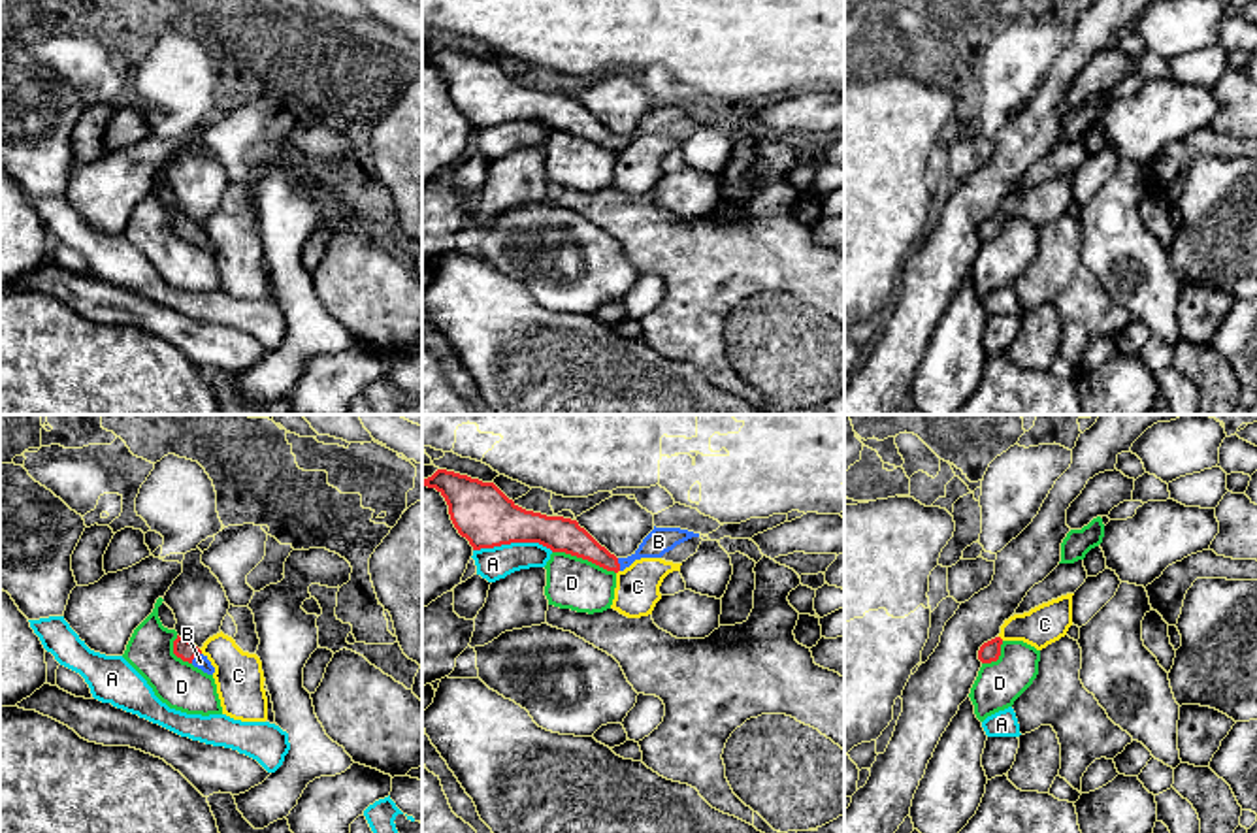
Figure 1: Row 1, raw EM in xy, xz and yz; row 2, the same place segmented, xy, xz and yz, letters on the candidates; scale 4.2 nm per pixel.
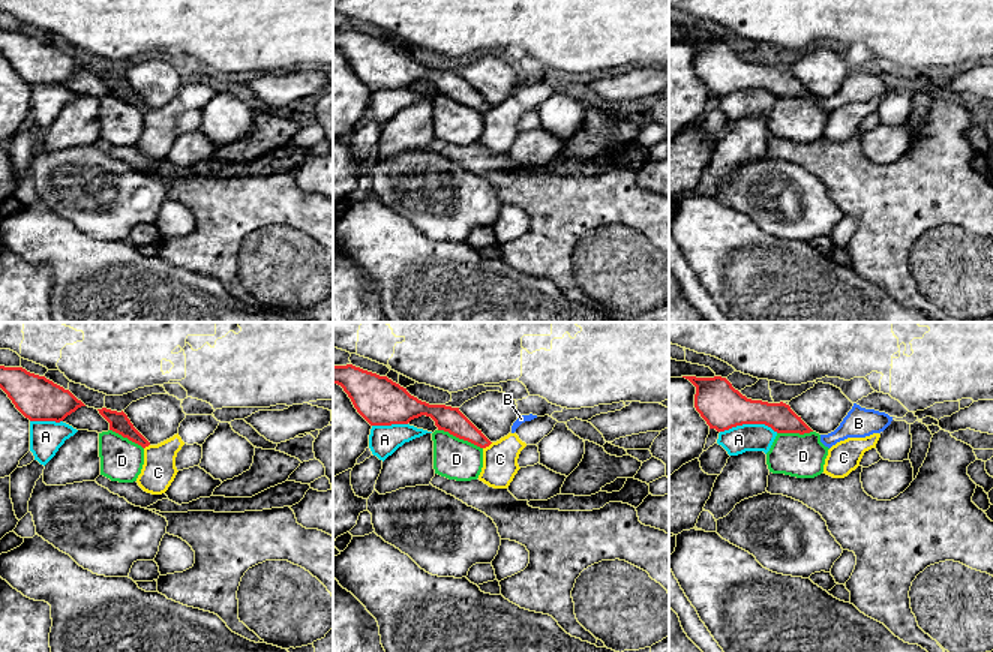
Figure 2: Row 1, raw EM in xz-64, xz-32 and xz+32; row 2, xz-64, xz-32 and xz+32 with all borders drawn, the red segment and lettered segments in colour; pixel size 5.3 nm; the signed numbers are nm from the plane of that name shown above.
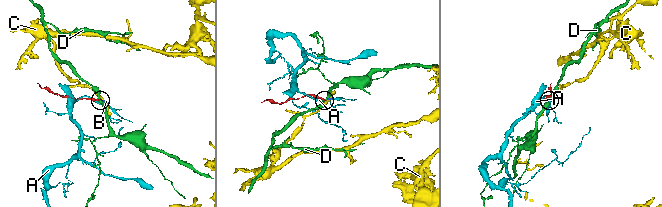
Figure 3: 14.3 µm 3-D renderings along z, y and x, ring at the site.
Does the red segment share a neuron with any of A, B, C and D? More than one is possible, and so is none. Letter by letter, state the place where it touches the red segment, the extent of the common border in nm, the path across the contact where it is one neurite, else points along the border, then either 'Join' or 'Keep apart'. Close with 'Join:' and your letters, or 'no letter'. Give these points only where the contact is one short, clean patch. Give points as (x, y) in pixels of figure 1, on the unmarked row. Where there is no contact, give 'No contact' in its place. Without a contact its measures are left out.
A: Touches red at xz (513, 119). Shared border 340 nm. Keep apart
B: Touches red at xz (619, 142). Shared border 60 nm. Path across: xz (568, 114), (605, 138), (619, 142), (628, 140), (658, 119). Join
C: Touches red at xy (200, 228). Shared border 30 nm. Boundary: xy (198, 227), (202, 230). Keep apart
D: Touches red at xz (585, 136). Shared border 280 nm. Boundary: xz (553, 129), (587, 136), (615, 151). Keep apart
Join: B

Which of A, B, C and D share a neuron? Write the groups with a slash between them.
A / B / C / D

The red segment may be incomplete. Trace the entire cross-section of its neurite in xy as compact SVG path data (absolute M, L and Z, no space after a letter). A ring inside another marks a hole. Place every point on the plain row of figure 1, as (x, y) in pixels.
M179 215L173 219L173 232L181 236L183 239L192 241L194 245L202 247L207 253L215 251L215 245L207 237L207 234L202 232L202 228L188 217Z

